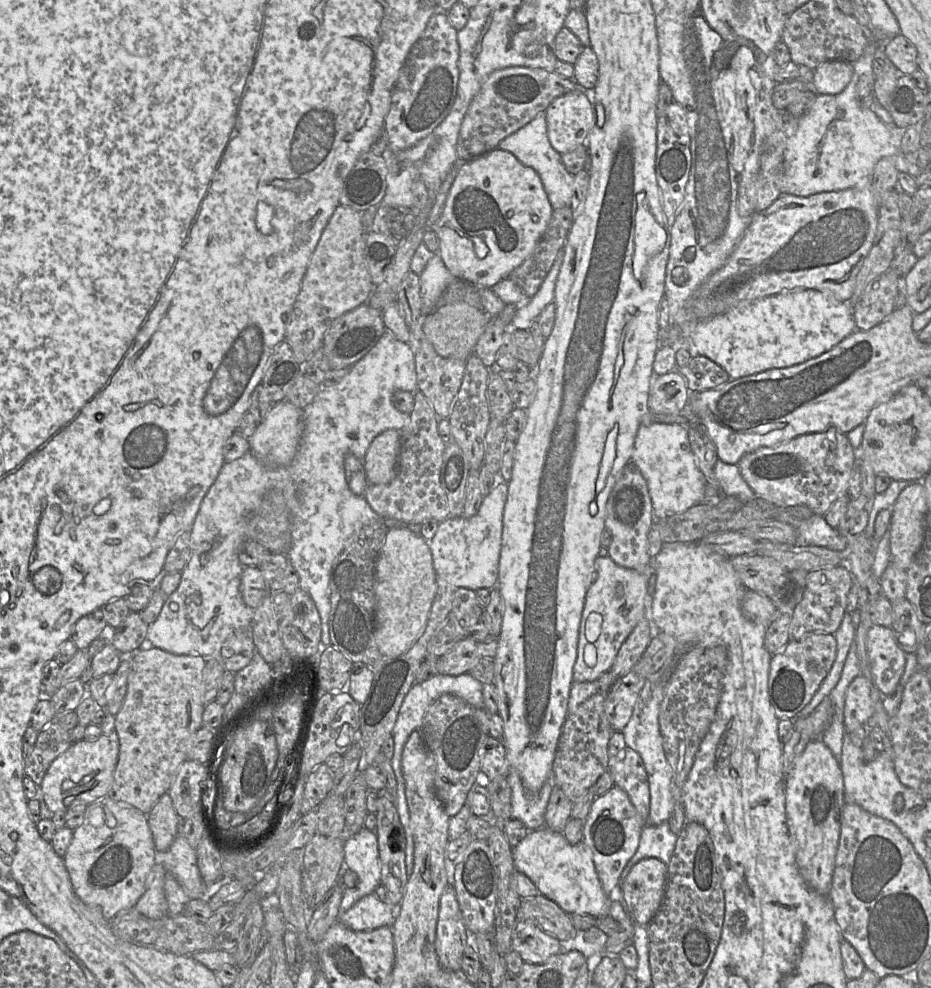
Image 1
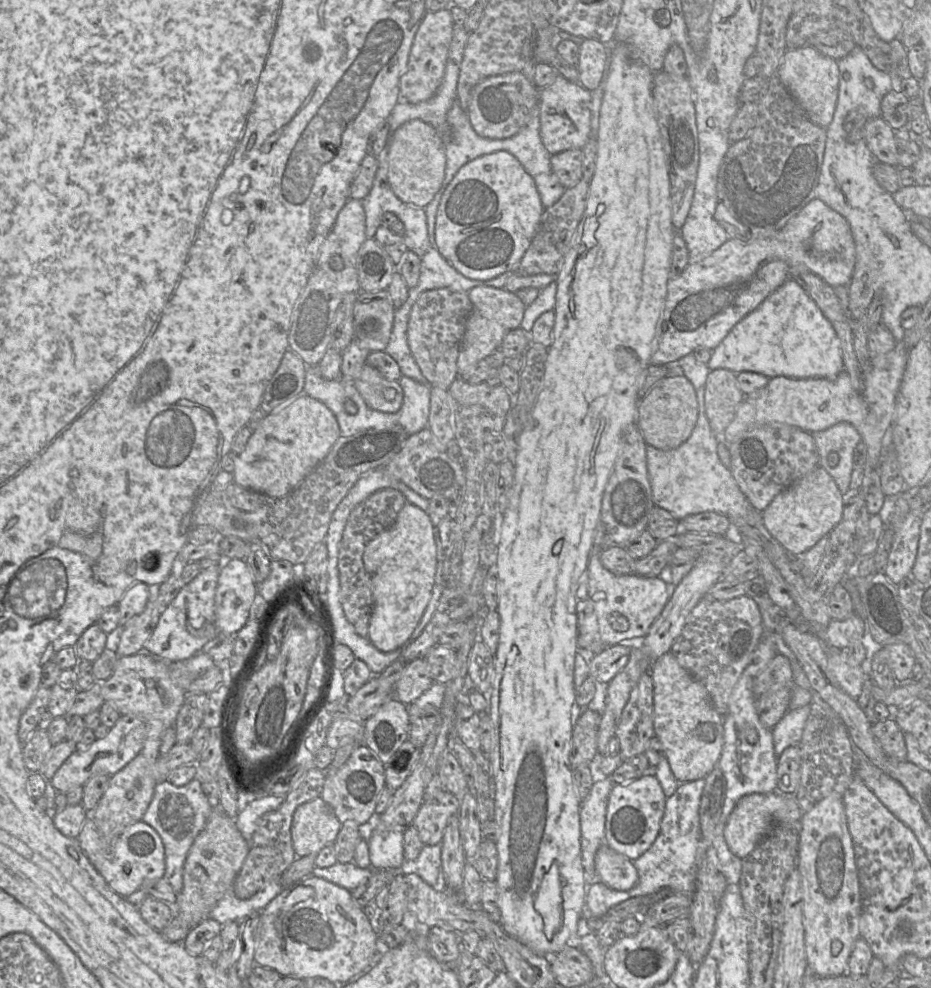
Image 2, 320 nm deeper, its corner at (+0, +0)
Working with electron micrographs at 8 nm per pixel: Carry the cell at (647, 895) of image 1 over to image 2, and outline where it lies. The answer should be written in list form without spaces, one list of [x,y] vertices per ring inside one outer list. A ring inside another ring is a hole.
[[[605,843],[597,850],[594,862],[597,879],[614,890],[628,891],[638,882],[634,862]]]

